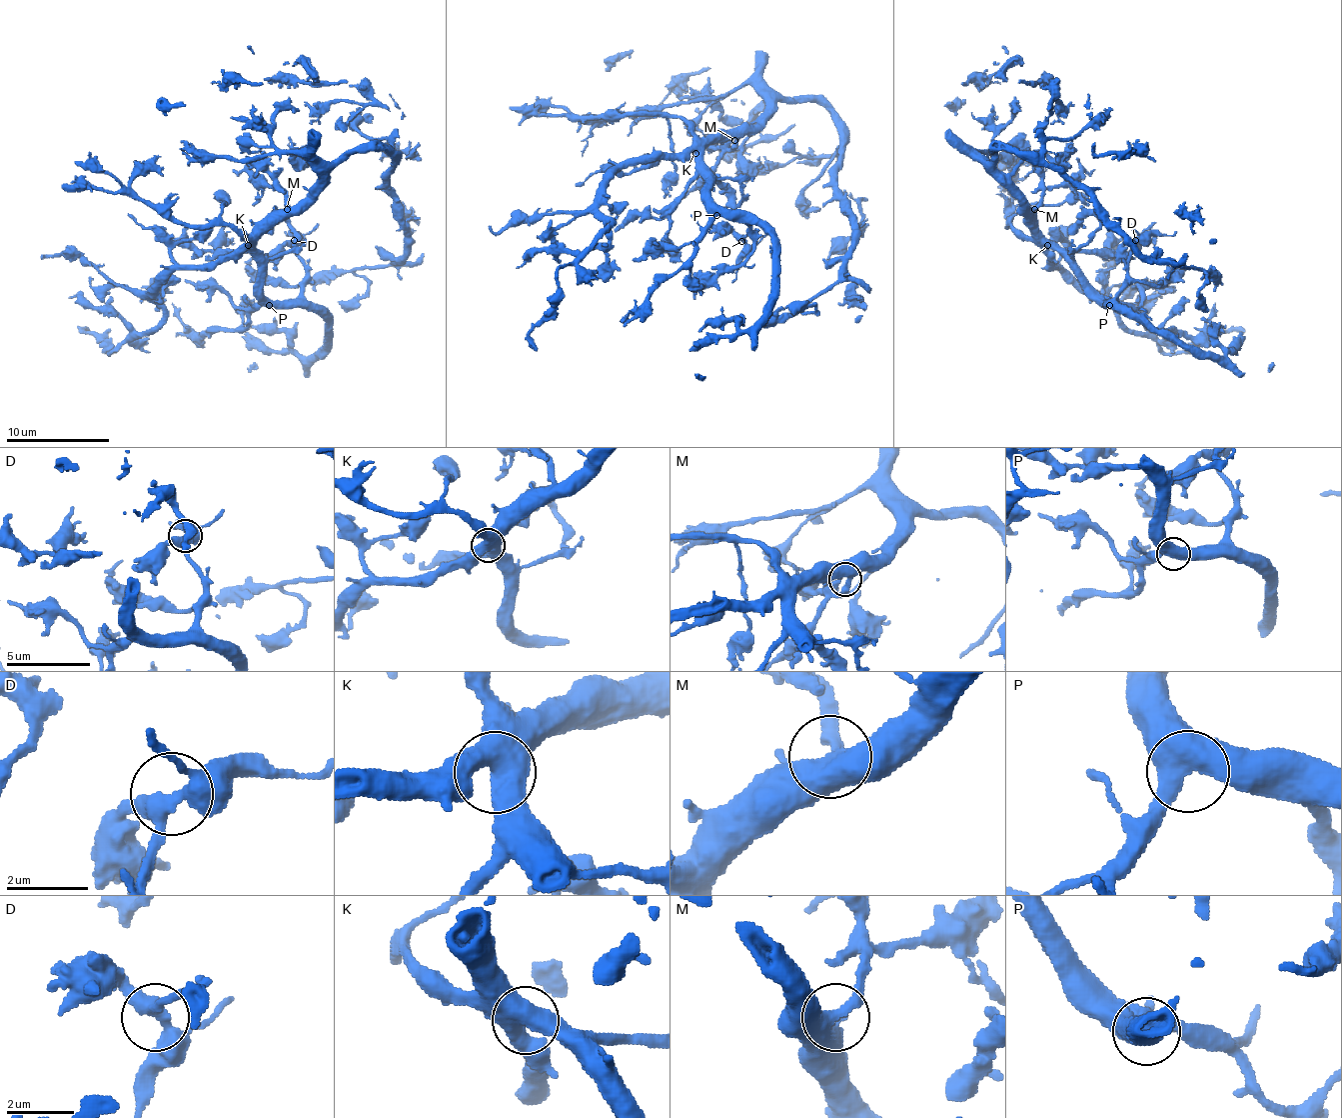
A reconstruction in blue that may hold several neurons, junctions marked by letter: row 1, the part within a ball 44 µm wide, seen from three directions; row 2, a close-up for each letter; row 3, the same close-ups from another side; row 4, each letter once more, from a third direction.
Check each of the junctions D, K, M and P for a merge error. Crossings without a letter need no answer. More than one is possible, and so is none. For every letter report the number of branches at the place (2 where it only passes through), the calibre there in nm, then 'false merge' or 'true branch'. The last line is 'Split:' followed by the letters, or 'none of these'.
D: branches 4; calibre 360 nm; true branch
K: branches 3; calibre 550 nm; true branch
M: branches 2; calibre 480 nm; true branch
P: branches 3; calibre 550 nm; true branch
Split: none of these

